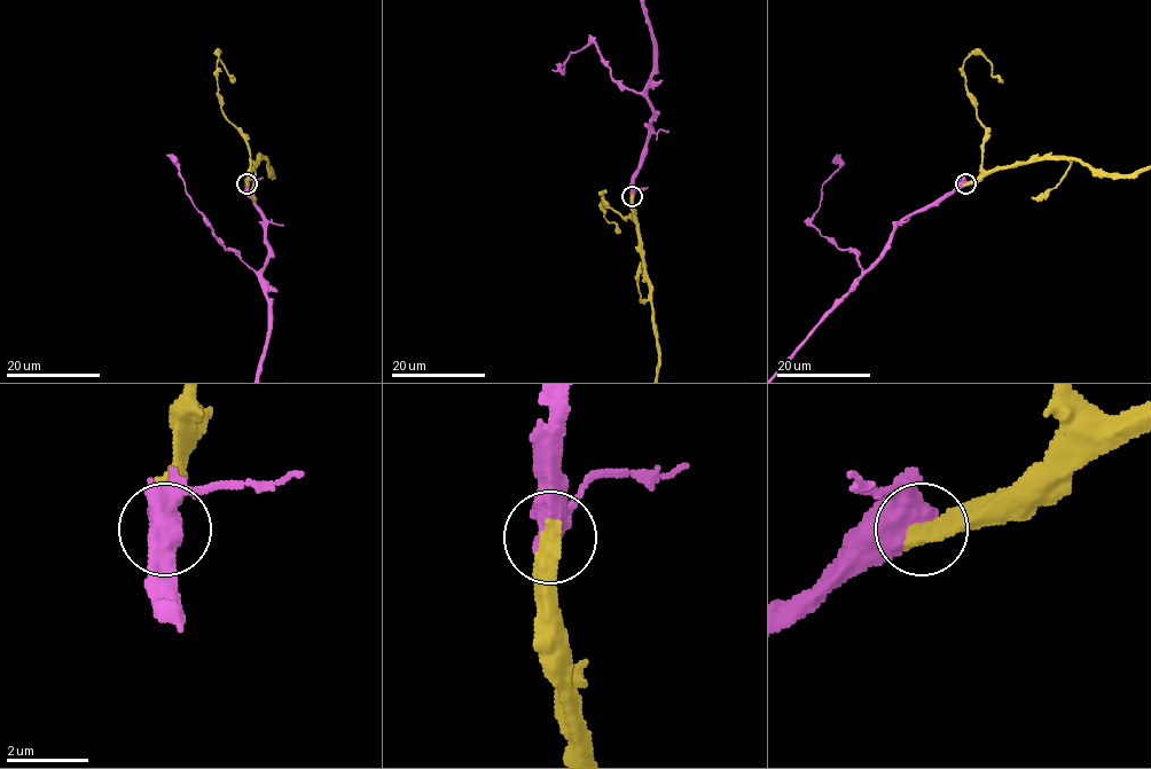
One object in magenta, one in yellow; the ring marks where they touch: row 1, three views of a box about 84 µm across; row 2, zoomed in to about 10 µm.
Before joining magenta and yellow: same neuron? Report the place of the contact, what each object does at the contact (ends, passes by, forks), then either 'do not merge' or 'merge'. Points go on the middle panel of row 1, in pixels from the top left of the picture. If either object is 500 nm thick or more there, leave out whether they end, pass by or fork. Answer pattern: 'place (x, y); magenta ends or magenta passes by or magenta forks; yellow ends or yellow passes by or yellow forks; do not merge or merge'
place (632, 196); magenta forks; yellow ends; merge

